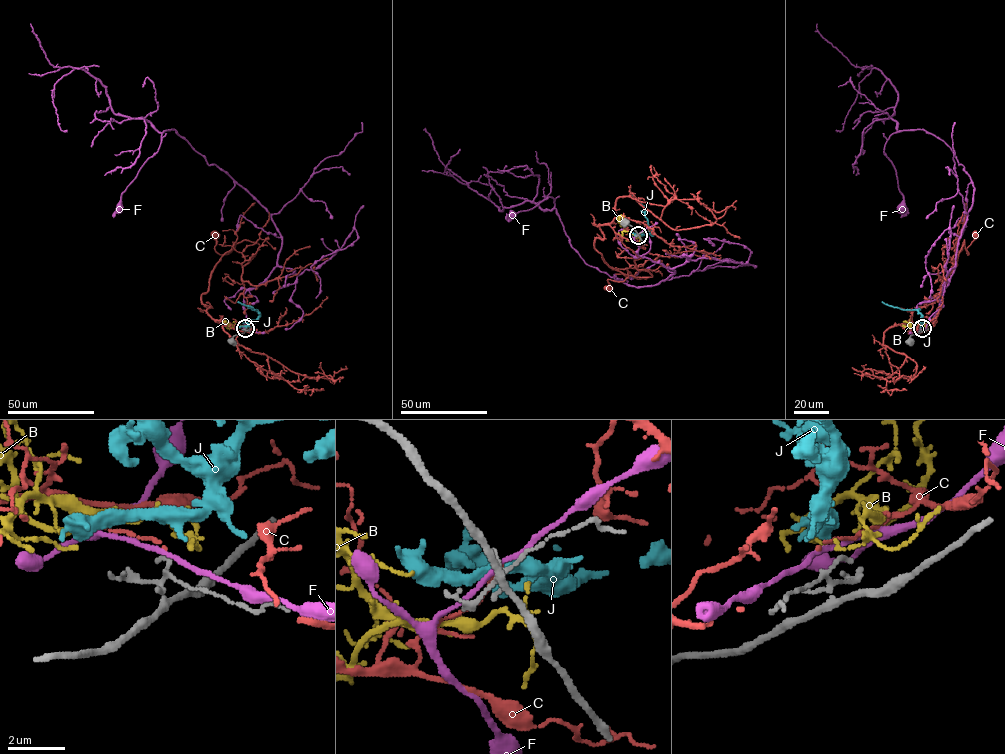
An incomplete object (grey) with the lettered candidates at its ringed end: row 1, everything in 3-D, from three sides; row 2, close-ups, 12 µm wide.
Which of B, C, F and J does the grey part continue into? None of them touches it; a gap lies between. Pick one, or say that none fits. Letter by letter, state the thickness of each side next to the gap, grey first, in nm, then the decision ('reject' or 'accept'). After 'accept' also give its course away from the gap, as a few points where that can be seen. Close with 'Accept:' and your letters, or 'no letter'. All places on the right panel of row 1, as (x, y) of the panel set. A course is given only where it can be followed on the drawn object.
B: 110 nm thick on the grey side, 110 nm on the other; reject
C: 110 nm thick on the grey side, 110 nm on the other; reject
F: 110 nm thick on the grey side, 150 nm on the other; reject
J: 110 nm thick on the grey side, 240 nm on the other; reject
Accept: no letter

